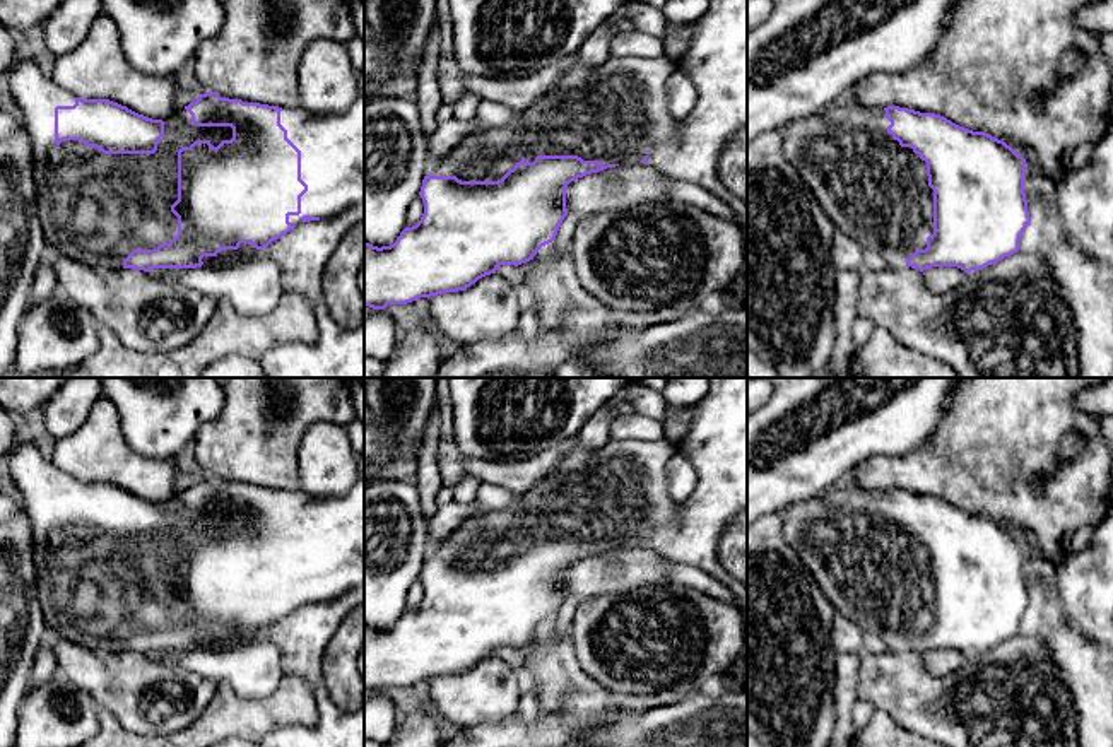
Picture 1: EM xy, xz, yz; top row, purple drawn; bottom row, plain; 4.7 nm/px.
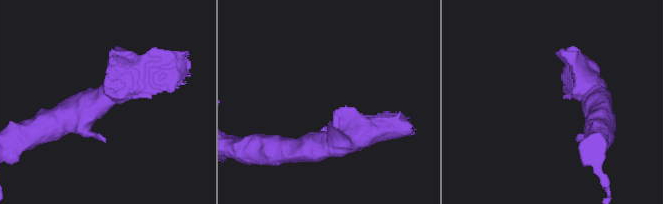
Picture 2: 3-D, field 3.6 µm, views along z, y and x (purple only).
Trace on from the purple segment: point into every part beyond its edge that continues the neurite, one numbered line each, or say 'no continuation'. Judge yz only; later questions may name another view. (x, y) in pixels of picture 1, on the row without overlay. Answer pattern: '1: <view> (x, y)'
1: yz (874, 573)

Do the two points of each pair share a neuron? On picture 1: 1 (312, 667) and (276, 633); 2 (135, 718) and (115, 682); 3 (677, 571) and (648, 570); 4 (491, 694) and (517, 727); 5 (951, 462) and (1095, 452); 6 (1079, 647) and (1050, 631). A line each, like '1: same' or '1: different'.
1: same
2: same
3: different
4: different
5: same
6: same

